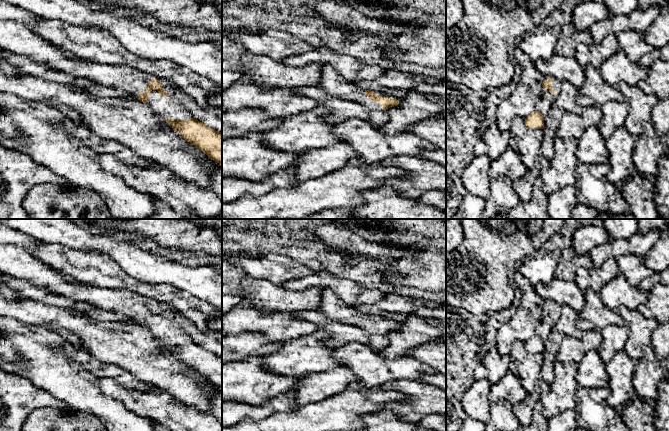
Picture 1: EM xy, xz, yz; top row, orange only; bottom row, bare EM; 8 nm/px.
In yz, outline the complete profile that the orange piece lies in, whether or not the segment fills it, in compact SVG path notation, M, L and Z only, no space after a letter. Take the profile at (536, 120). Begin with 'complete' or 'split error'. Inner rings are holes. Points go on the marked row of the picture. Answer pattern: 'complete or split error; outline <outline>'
split error; outline M544 76L541 96L535 102L535 111L525 118L525 124L530 129L543 129L544 117L554 105L561 92L561 81L550 76Z

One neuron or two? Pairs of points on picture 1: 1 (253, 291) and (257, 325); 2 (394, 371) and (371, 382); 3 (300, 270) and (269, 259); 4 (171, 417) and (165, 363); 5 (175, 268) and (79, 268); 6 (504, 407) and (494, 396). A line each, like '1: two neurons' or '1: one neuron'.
1: two neurons
2: one neuron
3: one neuron
4: two neurons
5: two neurons
6: two neurons

